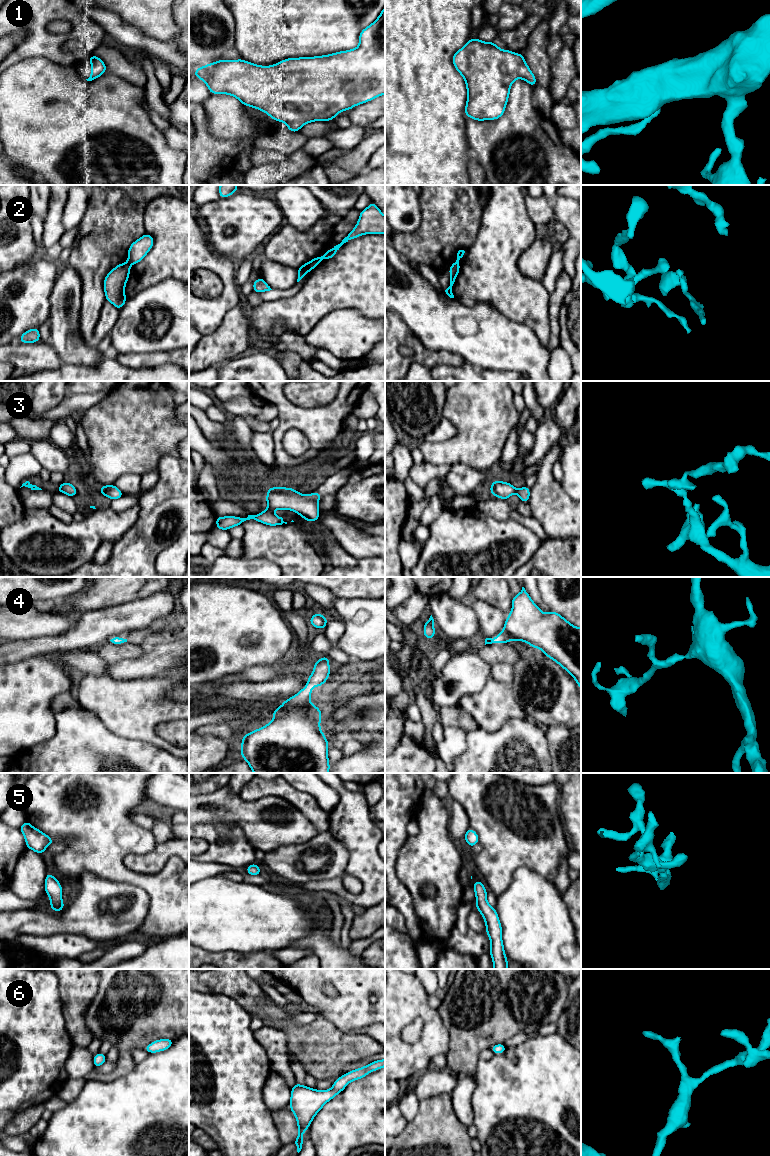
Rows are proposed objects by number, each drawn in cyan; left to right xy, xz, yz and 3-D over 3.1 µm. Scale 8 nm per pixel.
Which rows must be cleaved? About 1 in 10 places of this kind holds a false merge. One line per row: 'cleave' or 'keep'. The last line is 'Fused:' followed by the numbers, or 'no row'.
1: keep
2: keep
3: keep
4: keep
5: keep
6: keep
Fused: no row

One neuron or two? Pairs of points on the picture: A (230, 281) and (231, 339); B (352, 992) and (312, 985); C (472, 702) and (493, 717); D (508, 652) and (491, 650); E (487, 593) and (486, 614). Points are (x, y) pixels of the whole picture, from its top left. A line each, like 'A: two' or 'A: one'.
A: two
B: one
C: one
D: one
E: two

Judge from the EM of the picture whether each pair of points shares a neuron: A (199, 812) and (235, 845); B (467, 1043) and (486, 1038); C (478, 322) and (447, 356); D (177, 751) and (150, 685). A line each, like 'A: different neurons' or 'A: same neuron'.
A: different neurons
B: same neuron
C: different neurons
D: same neuron

